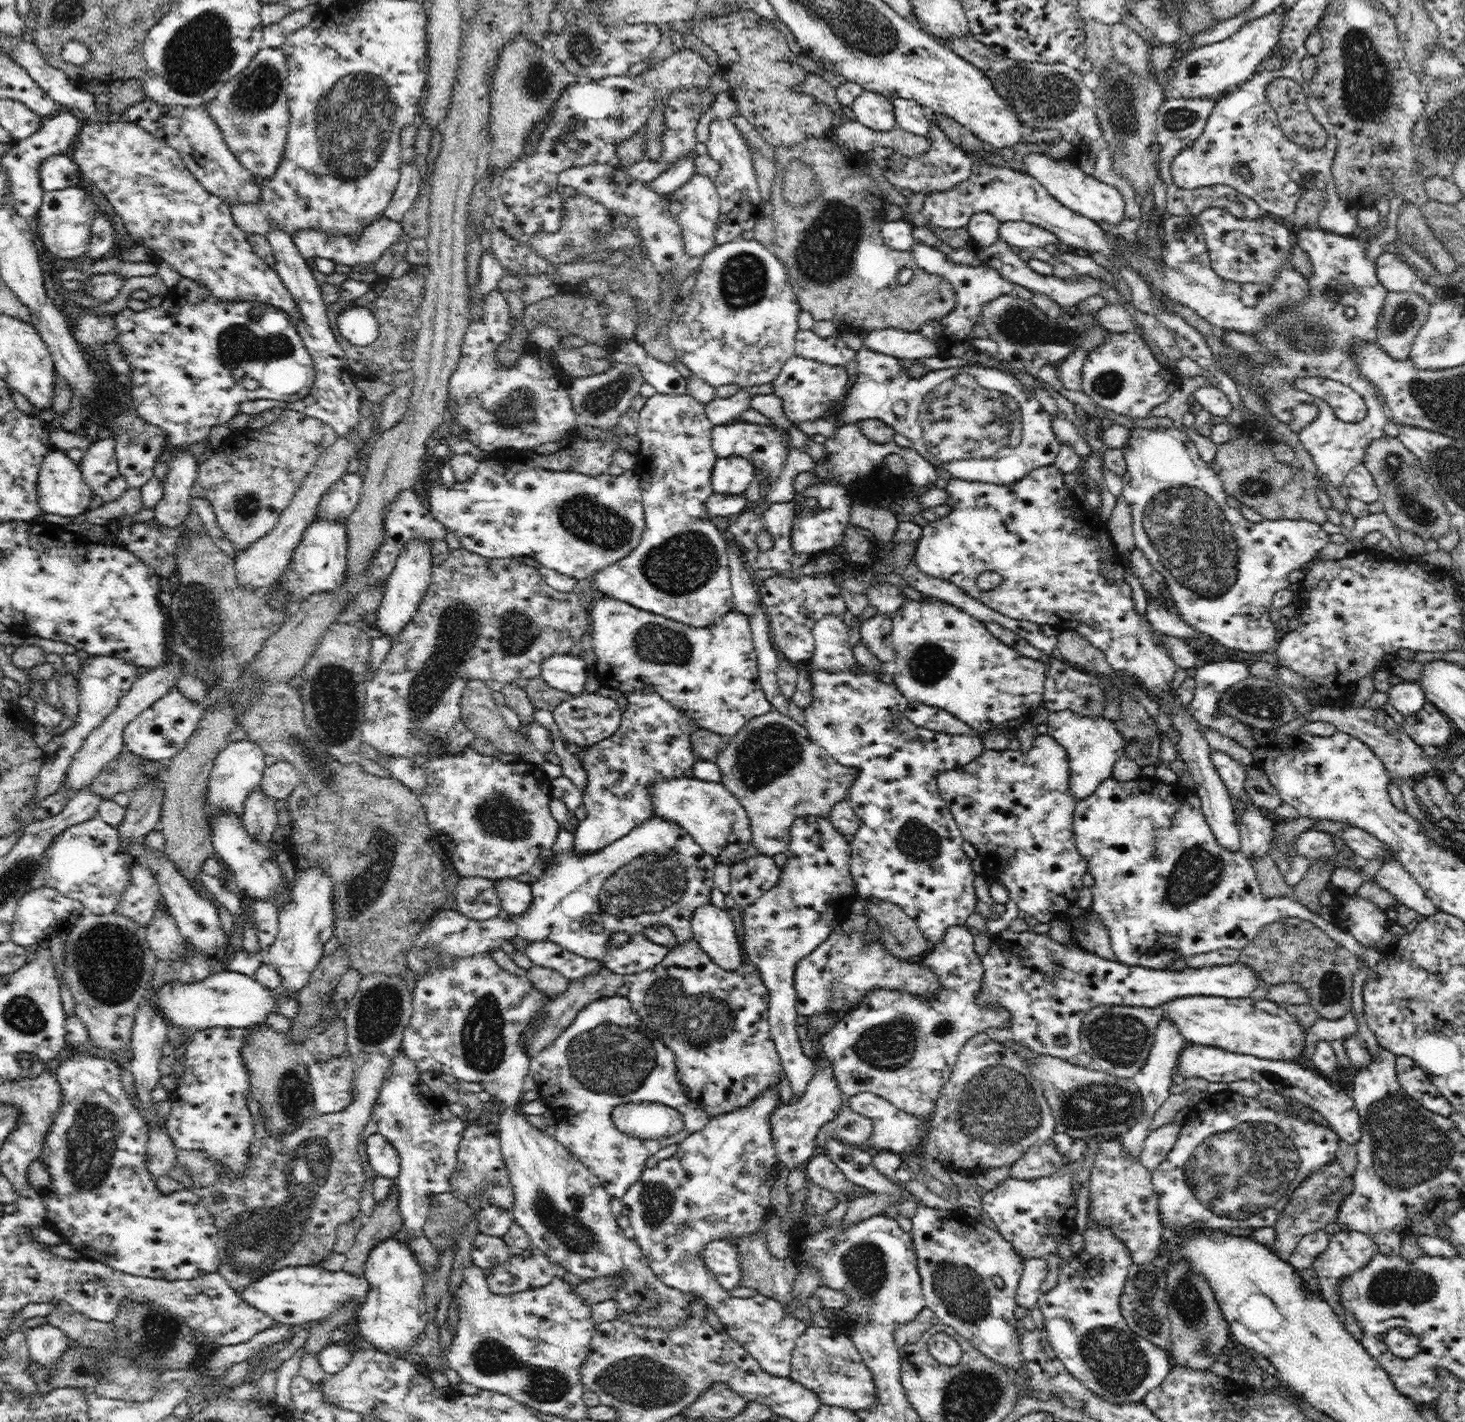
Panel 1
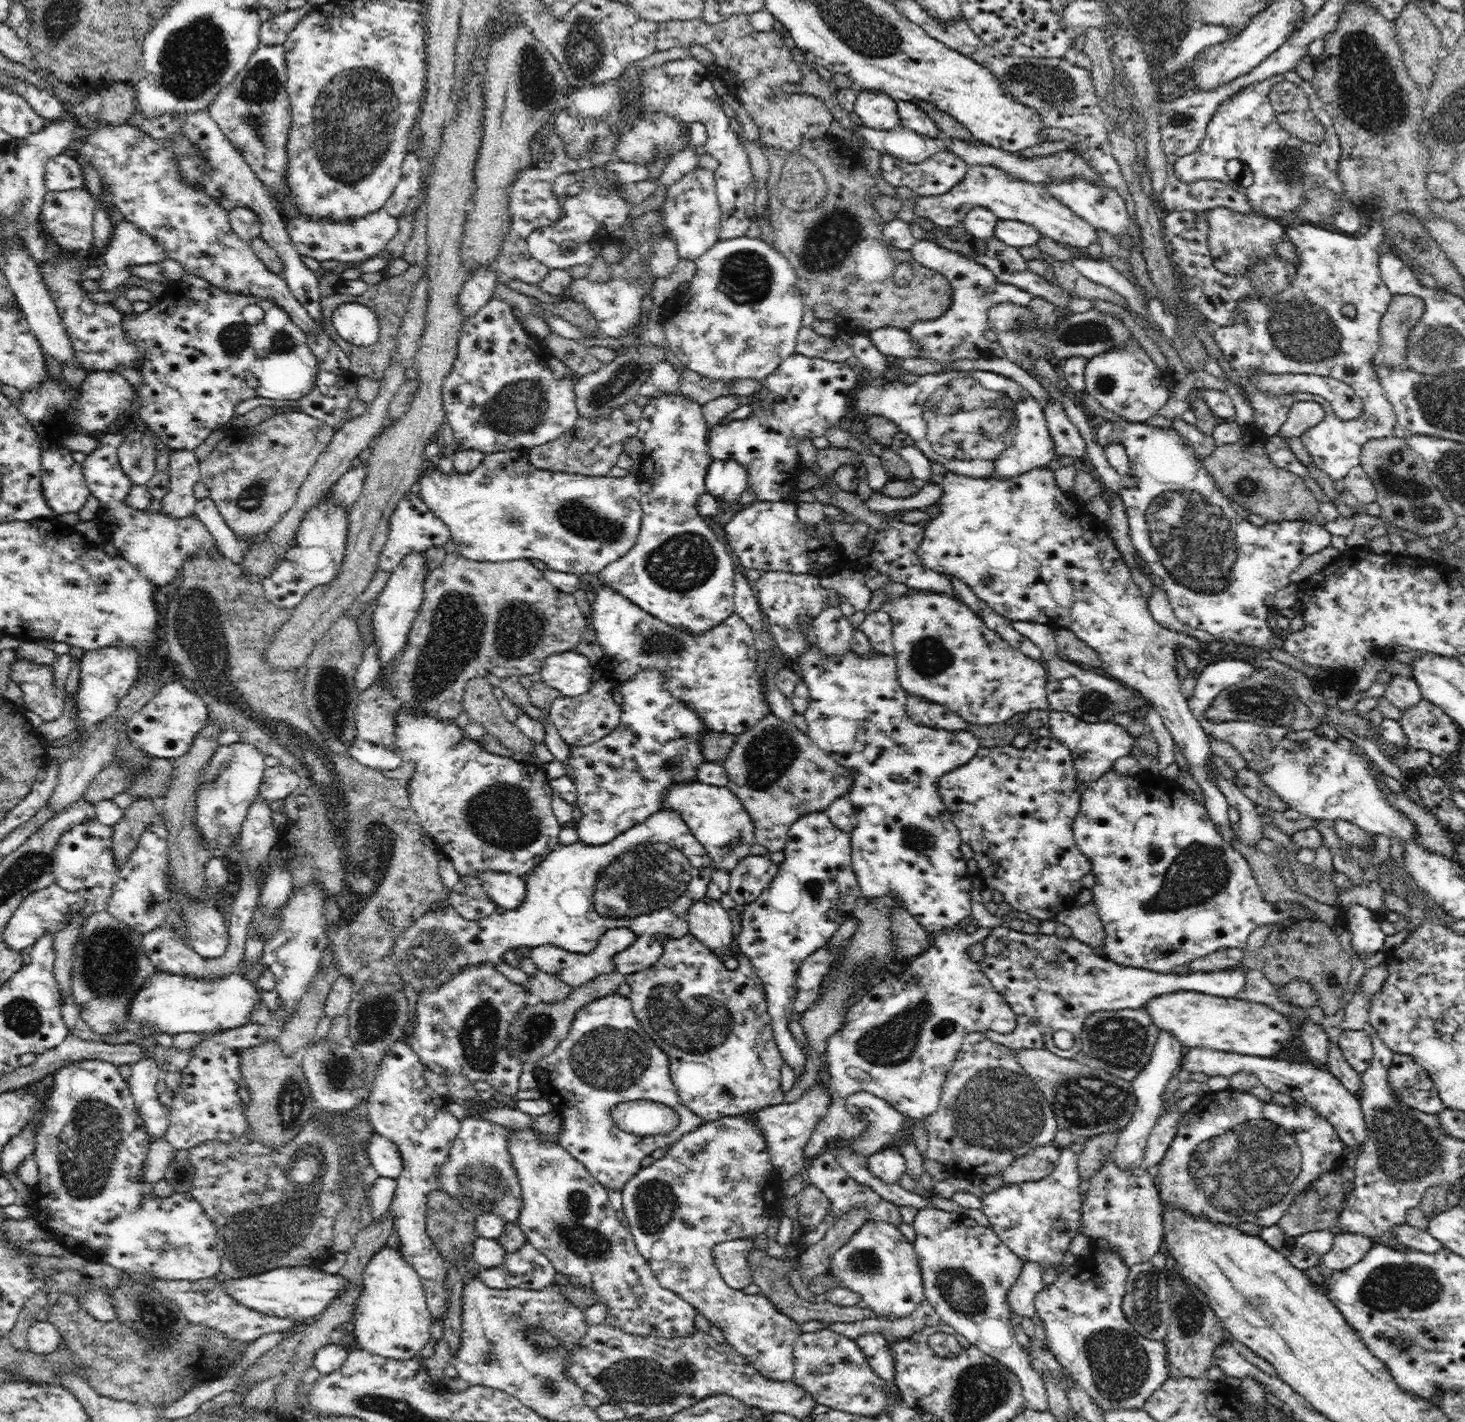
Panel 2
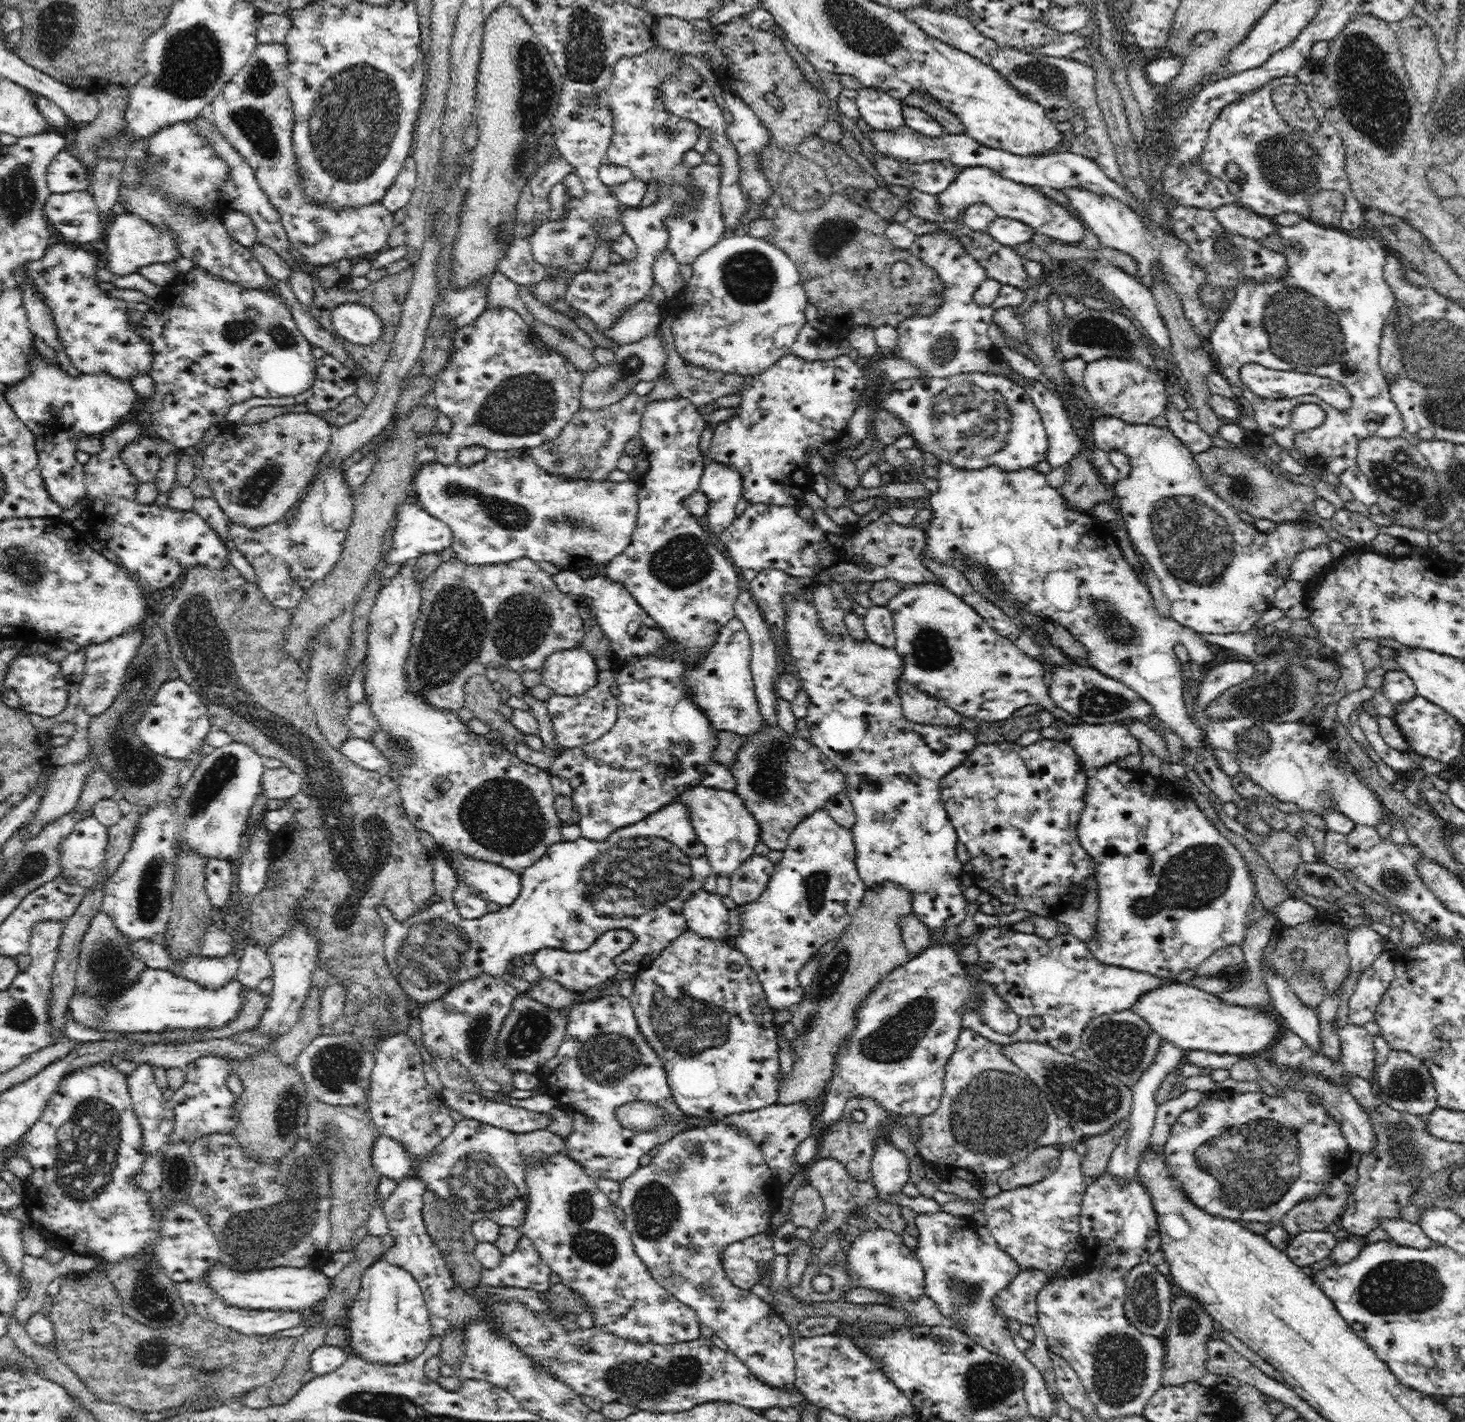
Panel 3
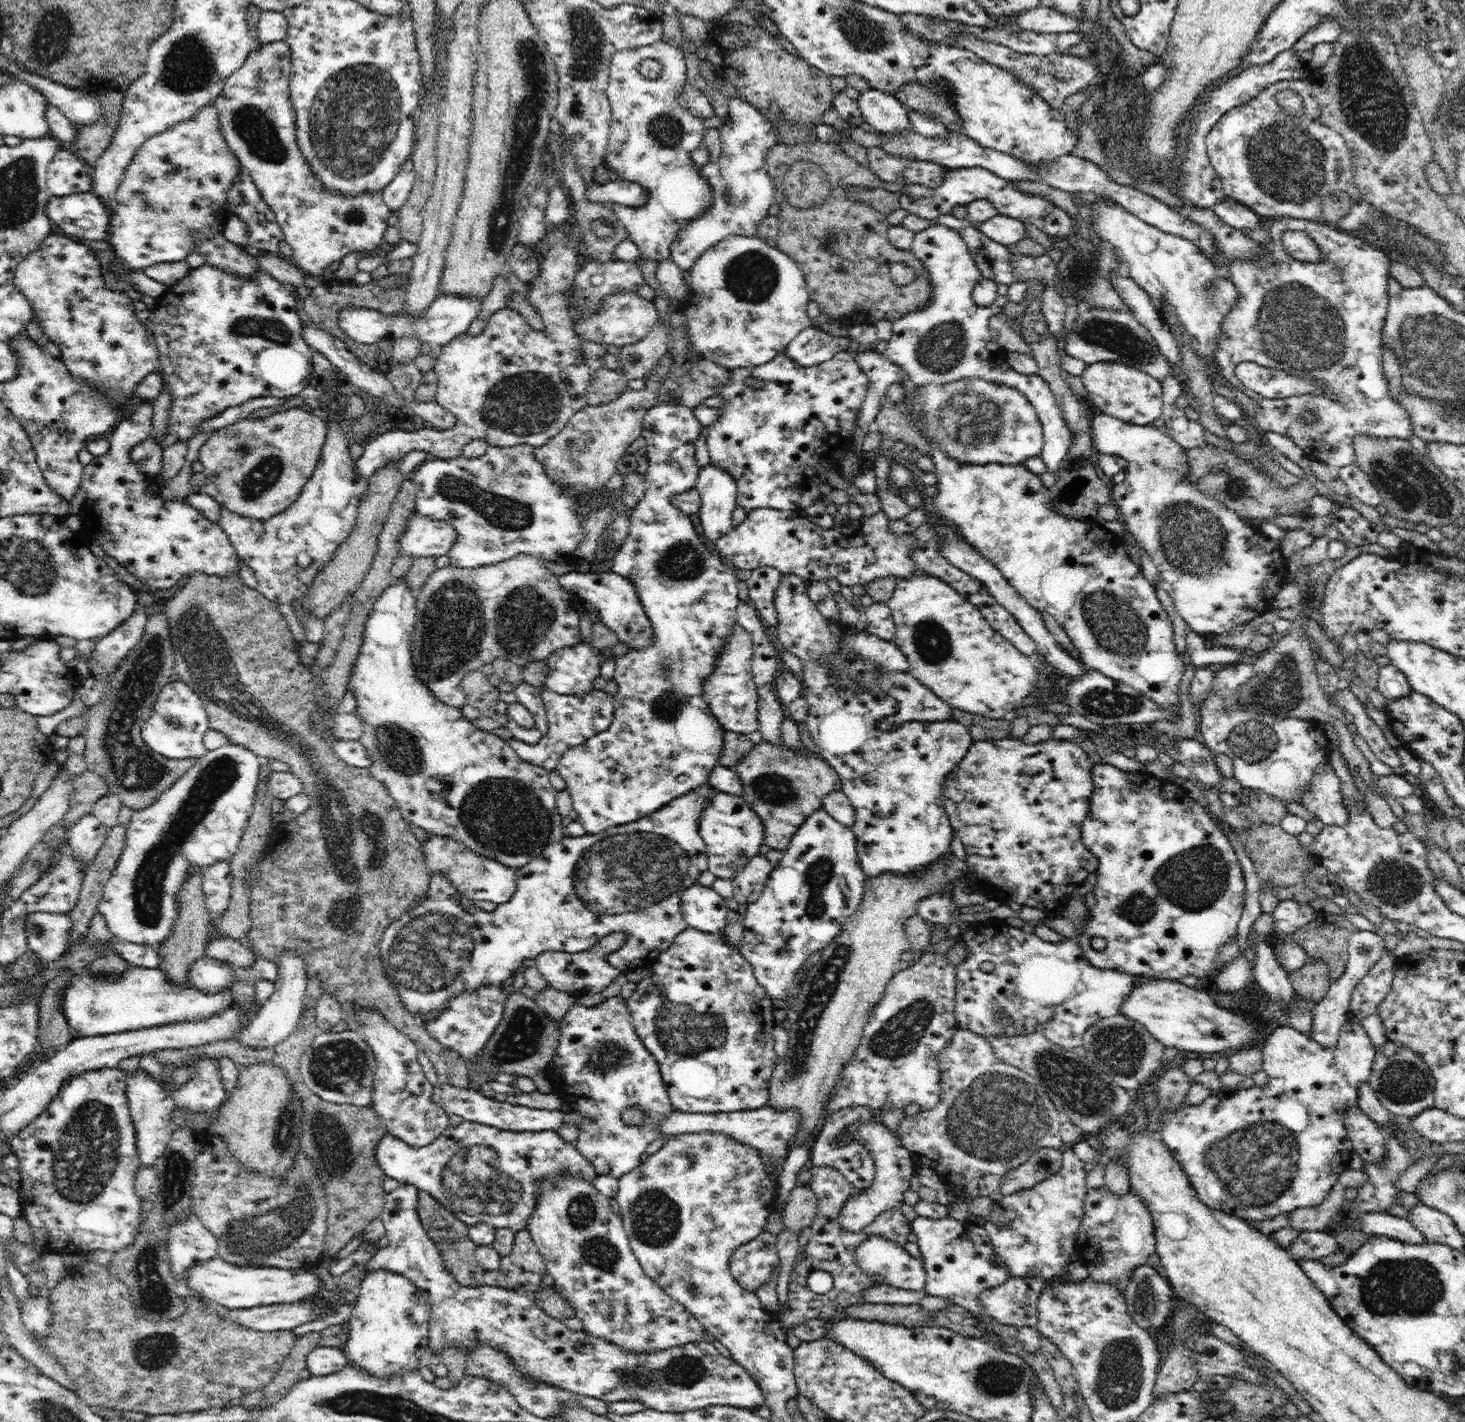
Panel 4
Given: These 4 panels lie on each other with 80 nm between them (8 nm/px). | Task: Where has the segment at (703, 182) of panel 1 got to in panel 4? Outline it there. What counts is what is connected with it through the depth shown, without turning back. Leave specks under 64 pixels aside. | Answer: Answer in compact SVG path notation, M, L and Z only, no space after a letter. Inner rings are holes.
M729 97L728 116L722 119L722 125L718 129L721 134L721 150L718 160L708 161L699 166L701 175L711 184L712 204L705 213L683 226L671 244L670 258L683 272L690 271L702 254L705 254L709 248L724 240L728 235L757 236L758 224L768 216L768 208L775 202L774 182L771 175L768 174L766 166L766 155L769 148L779 142L772 121L745 99ZM728 195L734 195L732 202L727 199Z

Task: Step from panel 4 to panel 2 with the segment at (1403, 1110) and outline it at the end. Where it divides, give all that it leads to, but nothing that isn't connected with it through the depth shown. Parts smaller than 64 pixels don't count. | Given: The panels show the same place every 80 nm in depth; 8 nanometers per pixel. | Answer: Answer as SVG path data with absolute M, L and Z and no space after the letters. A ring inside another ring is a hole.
M1393 1052L1386 1076L1398 1103L1428 1114L1440 1114L1446 1108L1427 1070L1410 1055Z

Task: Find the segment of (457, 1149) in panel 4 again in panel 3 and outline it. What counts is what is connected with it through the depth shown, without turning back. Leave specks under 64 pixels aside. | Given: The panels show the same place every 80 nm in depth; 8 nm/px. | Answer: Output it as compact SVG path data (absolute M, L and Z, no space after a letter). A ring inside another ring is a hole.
M464 1117L463 1120L455 1124L452 1132L434 1148L434 1154L430 1154L430 1156L413 1158L406 1152L401 1142L389 1136L380 1135L374 1141L371 1159L373 1167L381 1176L399 1181L412 1175L420 1175L420 1179L426 1181L428 1189L448 1201L448 1204L452 1205L452 1209L456 1210L458 1214L462 1214L464 1218L469 1218L473 1222L489 1218L489 1220L494 1220L494 1223L500 1227L512 1226L523 1233L524 1227L522 1227L522 1224L524 1224L526 1218L528 1192L525 1181L525 1164L523 1162L526 1159L532 1159L532 1161L538 1161L539 1163L543 1156L552 1156L556 1153L564 1153L569 1157L565 1140L547 1128L526 1132L526 1134L518 1134L476 1119Z

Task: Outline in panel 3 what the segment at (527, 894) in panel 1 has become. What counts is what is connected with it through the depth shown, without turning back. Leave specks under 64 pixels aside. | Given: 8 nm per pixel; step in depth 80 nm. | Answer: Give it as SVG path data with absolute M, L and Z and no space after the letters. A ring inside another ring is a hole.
M440 844L431 853L432 860L440 853L450 863L457 880L466 884L480 898L496 902L502 907L510 906L520 894L521 876L503 866L468 858L461 852L452 854Z

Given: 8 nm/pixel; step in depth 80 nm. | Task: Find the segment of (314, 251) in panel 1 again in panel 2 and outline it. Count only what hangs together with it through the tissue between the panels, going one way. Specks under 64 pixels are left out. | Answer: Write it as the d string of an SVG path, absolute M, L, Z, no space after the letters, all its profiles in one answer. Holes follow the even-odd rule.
M385 207L378 212L356 216L354 220L332 220L329 216L309 218L297 212L292 218L284 214L283 219L297 252L304 257L315 258L320 263L330 260L357 263L376 258L398 232L398 218L392 216Z

